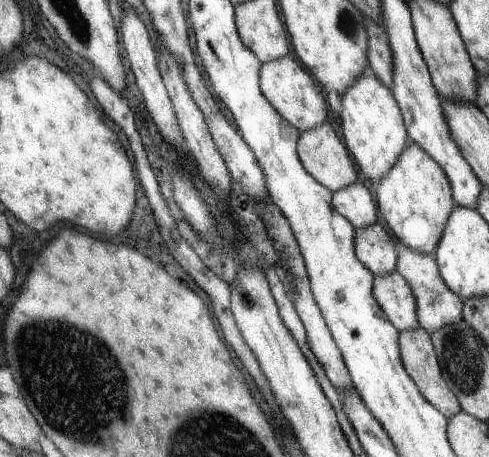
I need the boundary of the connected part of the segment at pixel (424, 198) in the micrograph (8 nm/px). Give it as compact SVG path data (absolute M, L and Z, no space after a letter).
M414 143L404 149L395 167L373 186L382 222L392 229L402 245L430 255L443 238L447 220L456 208L450 178L441 164Z

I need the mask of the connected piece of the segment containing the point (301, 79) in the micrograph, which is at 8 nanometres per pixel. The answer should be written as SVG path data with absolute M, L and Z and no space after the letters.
M286 55L283 58L262 63L260 74L259 81L264 96L271 101L280 115L290 124L295 125L301 133L324 123L328 114L326 96L322 94L320 86L314 82L314 78L292 56Z

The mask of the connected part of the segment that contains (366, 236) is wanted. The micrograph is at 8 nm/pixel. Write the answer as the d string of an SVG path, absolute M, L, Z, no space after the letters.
M378 221L358 229L355 253L375 276L388 275L395 271L396 244Z

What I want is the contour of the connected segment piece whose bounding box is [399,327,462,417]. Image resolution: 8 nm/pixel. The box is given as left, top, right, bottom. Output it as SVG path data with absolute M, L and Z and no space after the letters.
M422 327L402 331L399 335L399 348L400 352L402 352L404 368L415 379L415 383L419 385L420 392L427 397L428 402L435 405L445 417L462 411L462 406L455 395L455 391L448 385L448 381L444 380L443 367L439 363L438 353L435 351L431 334Z

